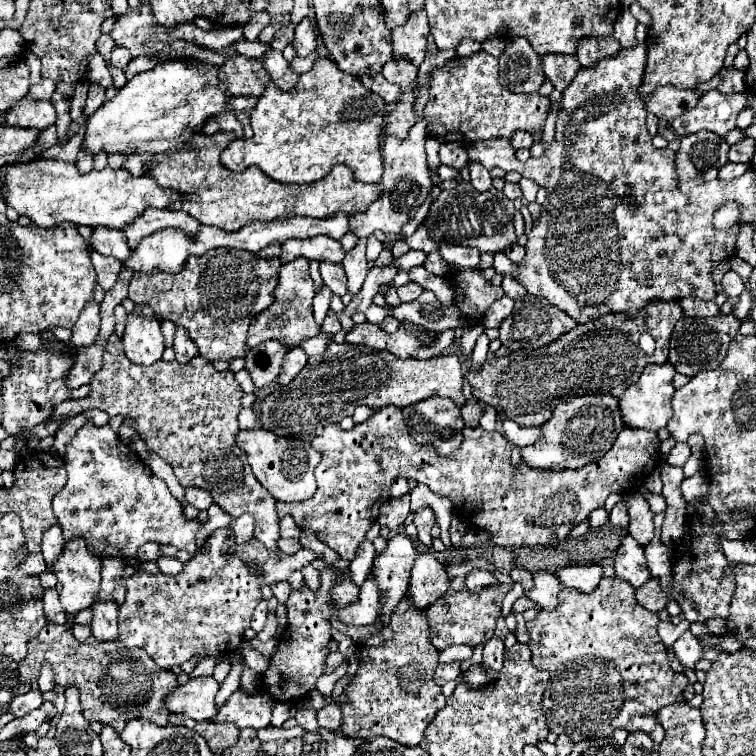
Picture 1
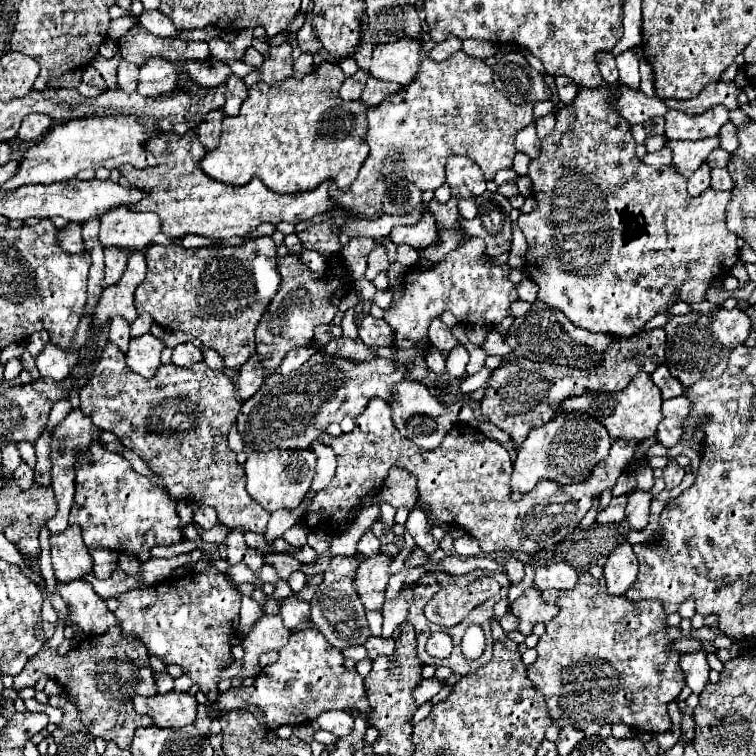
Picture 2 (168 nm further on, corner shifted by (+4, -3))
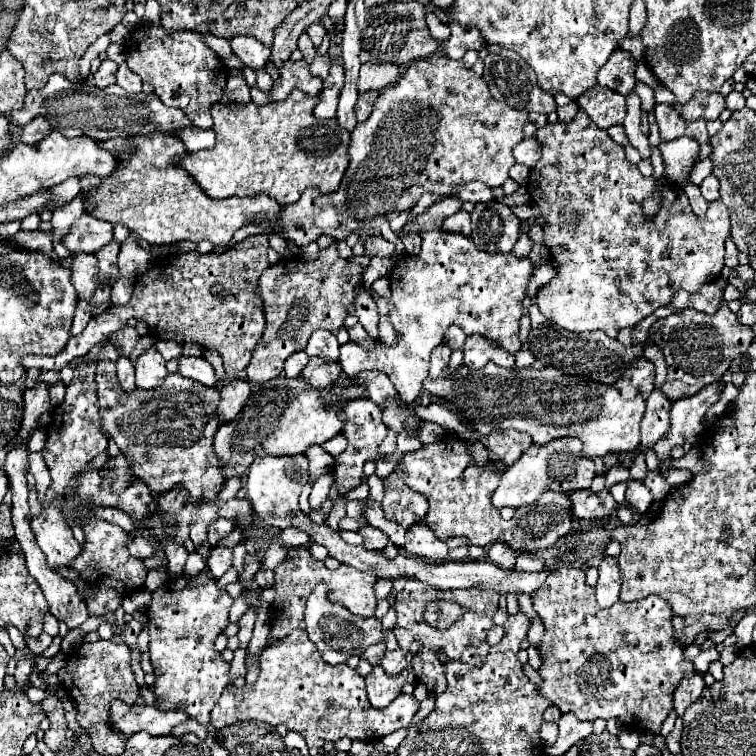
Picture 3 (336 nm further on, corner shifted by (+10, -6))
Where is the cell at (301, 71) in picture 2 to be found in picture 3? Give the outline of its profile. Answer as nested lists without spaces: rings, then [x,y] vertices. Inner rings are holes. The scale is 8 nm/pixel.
[[[302,34],[302,36],[298,38],[298,50],[302,52],[302,56],[304,56],[306,62],[312,62],[312,58],[316,56],[316,48],[314,48],[314,44],[310,42],[310,36],[308,36],[308,34]]]

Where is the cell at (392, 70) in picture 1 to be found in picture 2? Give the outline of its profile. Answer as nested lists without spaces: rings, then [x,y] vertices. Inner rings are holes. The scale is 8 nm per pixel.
[[[368,77],[366,81],[366,89],[364,89],[364,95],[362,95],[362,103],[366,107],[374,107],[378,105],[380,101],[384,101],[386,97],[394,95],[396,91],[400,91],[402,87],[398,83],[388,83],[388,81],[380,81],[380,79],[372,79]]]

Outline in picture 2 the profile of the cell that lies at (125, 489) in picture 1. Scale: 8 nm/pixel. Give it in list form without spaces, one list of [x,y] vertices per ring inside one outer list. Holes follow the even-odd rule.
[[[94,441],[88,451],[76,451],[76,495],[70,511],[70,525],[80,525],[84,533],[84,543],[88,549],[110,549],[116,553],[138,555],[154,545],[172,545],[184,539],[180,529],[180,517],[174,501],[166,491],[150,483],[144,475],[138,475],[130,461],[120,453],[104,449],[100,441]]]

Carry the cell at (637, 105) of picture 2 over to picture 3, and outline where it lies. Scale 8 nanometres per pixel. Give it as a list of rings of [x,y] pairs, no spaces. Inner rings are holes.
[[[594,86],[576,98],[578,108],[582,108],[590,120],[598,128],[610,128],[614,124],[622,124],[626,116],[626,98],[622,94],[614,94],[614,90],[606,90]]]

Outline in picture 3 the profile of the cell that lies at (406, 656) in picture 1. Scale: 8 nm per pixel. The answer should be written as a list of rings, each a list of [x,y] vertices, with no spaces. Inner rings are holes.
[[[374,666],[372,672],[366,676],[366,690],[370,704],[374,708],[386,708],[402,692],[404,684],[406,684],[406,672],[388,676],[382,670],[382,666]]]

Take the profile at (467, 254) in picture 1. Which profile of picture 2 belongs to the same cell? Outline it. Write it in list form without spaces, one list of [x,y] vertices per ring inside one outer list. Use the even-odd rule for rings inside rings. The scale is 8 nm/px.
[[[428,211],[428,215],[424,215],[424,219],[420,219],[420,223],[410,225],[410,227],[394,227],[390,231],[390,239],[396,245],[412,245],[416,249],[424,249],[424,247],[432,247],[440,243],[440,235],[438,235],[438,225],[434,215]]]

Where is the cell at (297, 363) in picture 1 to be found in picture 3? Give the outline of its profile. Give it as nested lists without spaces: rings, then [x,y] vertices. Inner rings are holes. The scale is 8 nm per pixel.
[[[298,352],[298,354],[292,354],[288,360],[286,360],[286,366],[284,366],[284,374],[288,378],[296,378],[300,376],[300,372],[304,370],[304,366],[308,364],[308,354],[306,352]]]

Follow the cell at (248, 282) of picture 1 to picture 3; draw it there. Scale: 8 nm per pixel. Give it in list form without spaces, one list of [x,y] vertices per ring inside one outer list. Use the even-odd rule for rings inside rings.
[[[256,234],[256,236],[248,236],[242,242],[234,244],[224,254],[186,252],[186,254],[178,254],[178,256],[172,256],[166,260],[152,262],[148,272],[144,272],[136,280],[136,288],[134,288],[134,294],[128,302],[128,306],[134,310],[136,320],[142,320],[148,324],[150,334],[154,338],[176,340],[178,344],[194,342],[194,344],[200,344],[202,348],[216,350],[224,360],[226,374],[236,376],[248,366],[252,350],[264,332],[262,300],[258,298],[256,286],[258,286],[258,278],[262,276],[266,266],[270,266],[266,252],[268,252],[266,234]]]

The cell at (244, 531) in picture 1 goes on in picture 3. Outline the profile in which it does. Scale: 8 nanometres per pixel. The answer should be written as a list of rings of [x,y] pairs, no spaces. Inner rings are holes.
[[[216,546],[216,548],[210,552],[206,566],[208,566],[212,578],[218,580],[228,568],[232,568],[232,550],[226,548],[226,546]]]

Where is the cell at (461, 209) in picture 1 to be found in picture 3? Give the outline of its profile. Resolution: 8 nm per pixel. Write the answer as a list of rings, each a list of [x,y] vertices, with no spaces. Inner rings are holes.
[[[502,202],[476,204],[472,212],[472,240],[484,252],[510,252],[520,234],[520,218]]]

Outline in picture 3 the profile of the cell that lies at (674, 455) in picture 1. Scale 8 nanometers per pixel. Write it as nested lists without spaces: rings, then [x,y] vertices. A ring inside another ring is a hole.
[[[654,390],[648,398],[646,414],[642,418],[642,444],[646,446],[646,450],[650,450],[654,442],[658,442],[662,434],[666,434],[668,428],[670,428],[670,400],[660,390]]]

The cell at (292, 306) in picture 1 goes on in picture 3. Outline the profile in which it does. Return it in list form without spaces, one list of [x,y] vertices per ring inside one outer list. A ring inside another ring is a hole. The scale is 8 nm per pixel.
[[[336,244],[320,250],[318,258],[304,262],[300,258],[284,258],[270,266],[258,280],[258,294],[264,306],[266,330],[254,348],[252,360],[246,368],[246,378],[252,384],[262,384],[282,374],[284,362],[290,354],[306,348],[310,334],[318,328],[338,334],[344,326],[348,306],[354,306],[358,292],[362,290],[364,266],[340,258]]]

